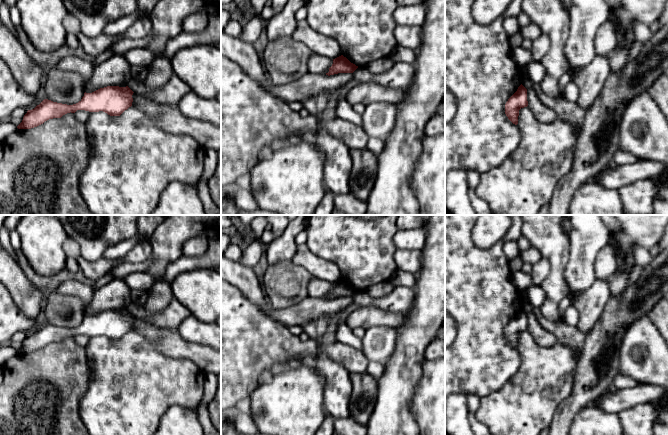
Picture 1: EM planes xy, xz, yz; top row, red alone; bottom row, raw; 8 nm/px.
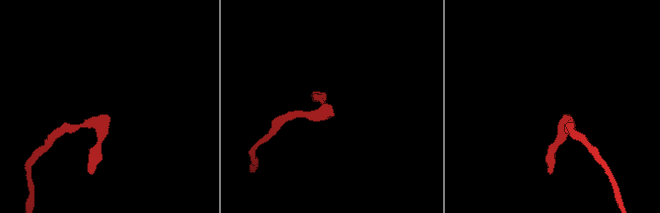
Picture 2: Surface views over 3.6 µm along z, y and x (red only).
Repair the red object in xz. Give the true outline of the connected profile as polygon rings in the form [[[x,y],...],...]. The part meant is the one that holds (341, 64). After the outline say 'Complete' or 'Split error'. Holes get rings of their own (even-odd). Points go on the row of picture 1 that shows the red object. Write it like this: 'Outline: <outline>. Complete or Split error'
Outline: [[[341,55],[333,59],[333,64],[326,75],[330,76],[338,73],[353,73],[357,68],[358,66],[351,63],[346,57]]]. Complete

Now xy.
Outline: [[[107,86],[92,93],[84,93],[82,99],[73,105],[53,102],[44,99],[34,109],[28,110],[18,129],[31,129],[53,118],[61,118],[67,113],[77,110],[89,112],[103,111],[110,116],[120,116],[132,106],[133,91],[128,87]]]. Complete

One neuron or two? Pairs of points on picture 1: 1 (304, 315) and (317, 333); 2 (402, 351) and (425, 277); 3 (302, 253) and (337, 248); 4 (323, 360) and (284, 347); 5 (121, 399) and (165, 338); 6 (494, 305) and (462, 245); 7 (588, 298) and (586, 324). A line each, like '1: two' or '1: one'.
1: two
2: one
3: two
4: two
5: two
6: one
7: one

